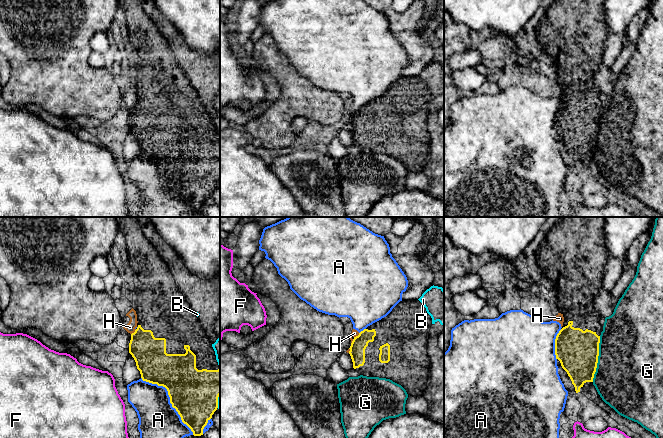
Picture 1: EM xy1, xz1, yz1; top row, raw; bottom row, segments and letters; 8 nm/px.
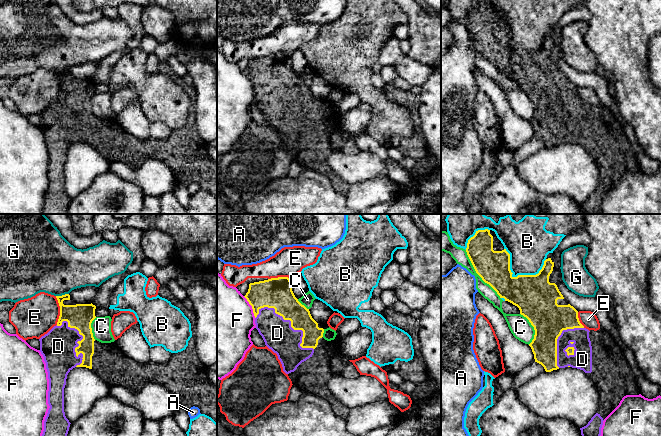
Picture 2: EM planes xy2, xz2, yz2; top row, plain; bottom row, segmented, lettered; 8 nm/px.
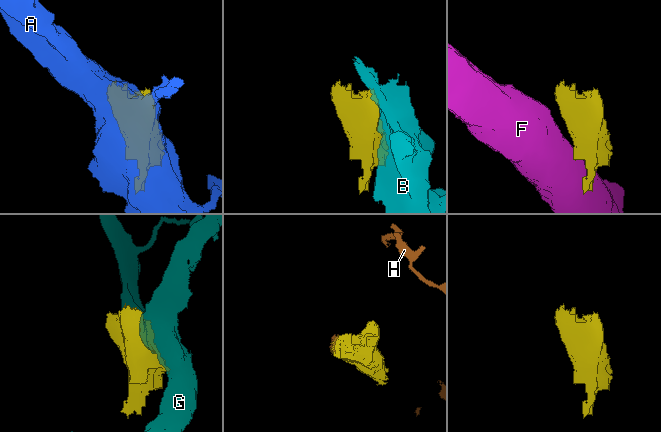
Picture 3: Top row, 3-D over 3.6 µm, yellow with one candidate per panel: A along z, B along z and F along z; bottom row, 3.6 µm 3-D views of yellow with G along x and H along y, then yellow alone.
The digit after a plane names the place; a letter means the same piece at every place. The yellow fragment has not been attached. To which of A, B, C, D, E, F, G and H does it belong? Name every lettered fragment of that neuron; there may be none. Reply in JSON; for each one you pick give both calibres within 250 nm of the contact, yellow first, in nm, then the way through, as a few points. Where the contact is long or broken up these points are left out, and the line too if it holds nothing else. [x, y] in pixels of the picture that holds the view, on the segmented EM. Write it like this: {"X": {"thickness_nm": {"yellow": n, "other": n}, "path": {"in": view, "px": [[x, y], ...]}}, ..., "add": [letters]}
{"D": {"thickness_nm": {"yellow": 200, "other": 260}}, "add": ["D"]}

